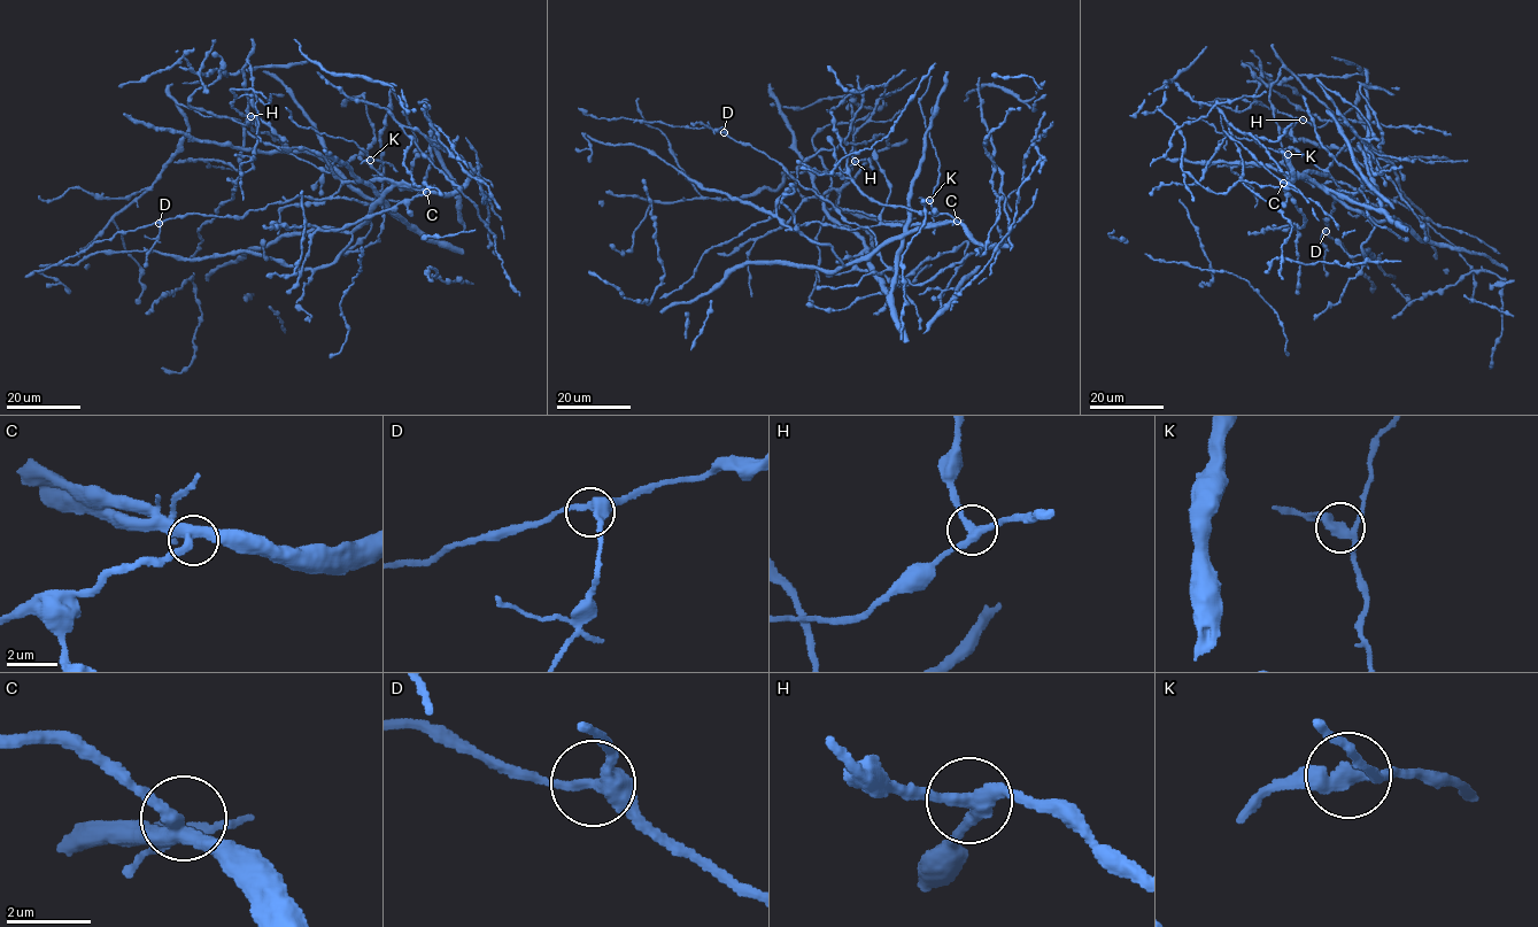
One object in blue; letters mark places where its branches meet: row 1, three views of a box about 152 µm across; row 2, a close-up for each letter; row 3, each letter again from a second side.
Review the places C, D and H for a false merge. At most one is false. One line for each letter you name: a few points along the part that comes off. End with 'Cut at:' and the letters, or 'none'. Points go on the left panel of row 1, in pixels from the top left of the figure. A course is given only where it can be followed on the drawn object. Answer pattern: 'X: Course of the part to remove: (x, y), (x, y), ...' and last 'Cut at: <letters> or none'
Cut at: H

